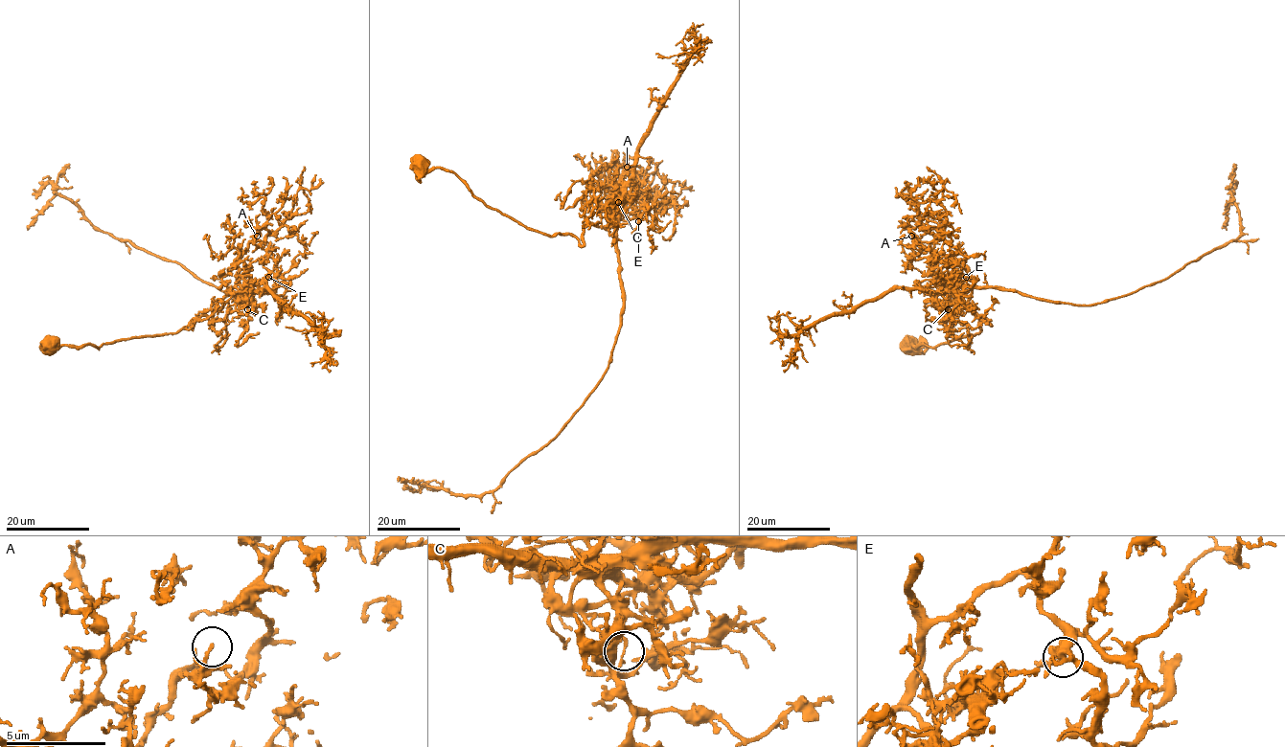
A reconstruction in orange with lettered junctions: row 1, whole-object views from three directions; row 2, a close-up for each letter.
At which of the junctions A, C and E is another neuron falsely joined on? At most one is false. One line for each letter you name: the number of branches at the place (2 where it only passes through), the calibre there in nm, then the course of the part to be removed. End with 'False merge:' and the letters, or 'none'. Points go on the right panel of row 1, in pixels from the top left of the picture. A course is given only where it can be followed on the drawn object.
C: 2 branches meet; 130 nm thick; foreign part runs (947, 310), (937, 296), (960, 287), (1107, 302), (1236, 239), (1232, 194), (1227, 230)
False merge: C

